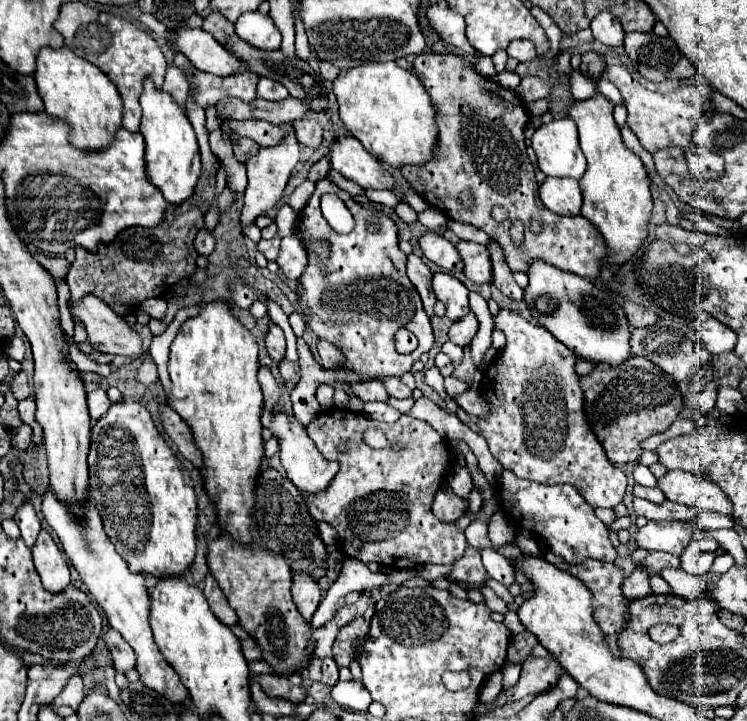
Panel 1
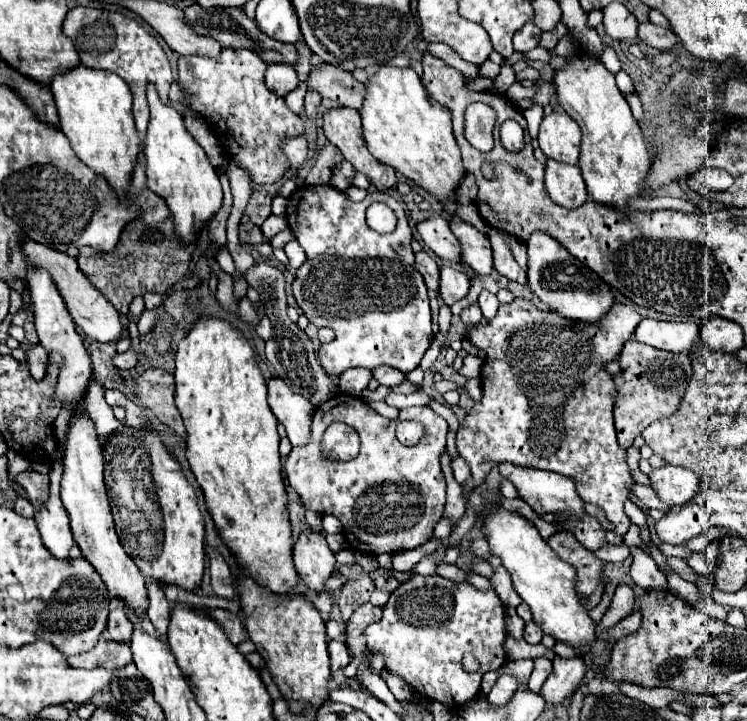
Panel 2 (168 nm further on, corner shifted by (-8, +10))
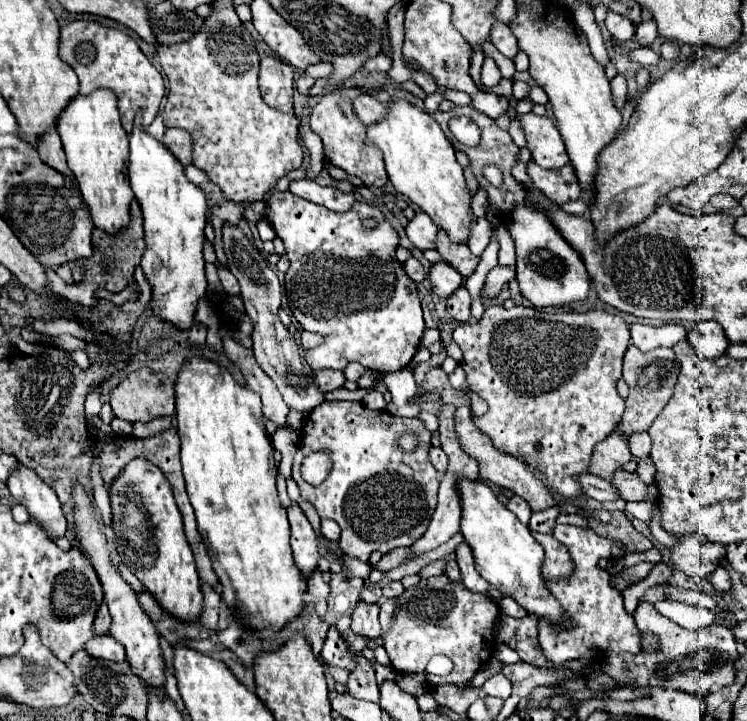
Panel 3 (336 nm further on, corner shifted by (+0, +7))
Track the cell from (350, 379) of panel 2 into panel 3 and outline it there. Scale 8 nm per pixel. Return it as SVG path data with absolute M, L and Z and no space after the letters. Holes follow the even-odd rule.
M322 370L322 372L314 372L314 376L316 376L316 384L318 384L324 392L332 392L332 390L344 388L344 384L346 384L344 372L338 372L338 370Z

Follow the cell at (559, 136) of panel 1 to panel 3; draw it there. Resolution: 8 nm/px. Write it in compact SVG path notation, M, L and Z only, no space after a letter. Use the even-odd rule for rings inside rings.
M530 112L522 118L522 128L524 128L526 140L528 140L528 150L532 152L532 160L538 166L542 166L542 168L562 168L564 164L570 162L566 146L562 142L562 136L560 136L556 124L548 116L536 116L536 114Z

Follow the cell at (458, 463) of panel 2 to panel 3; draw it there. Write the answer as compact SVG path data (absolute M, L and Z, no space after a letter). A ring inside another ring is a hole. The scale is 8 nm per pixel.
M430 448L430 462L434 464L434 468L444 474L446 468L448 468L448 456L444 454L442 448Z

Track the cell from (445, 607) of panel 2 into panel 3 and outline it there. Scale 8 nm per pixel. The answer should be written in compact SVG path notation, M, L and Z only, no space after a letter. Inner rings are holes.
M442 574L420 580L416 586L404 590L396 598L396 616L392 620L392 628L380 634L380 638L394 670L400 674L422 674L432 656L448 656L454 662L452 672L448 676L426 674L426 682L432 688L456 684L464 690L474 674L494 654L494 624L498 616L500 608L492 598L470 592L464 588L464 584L452 582L446 574Z

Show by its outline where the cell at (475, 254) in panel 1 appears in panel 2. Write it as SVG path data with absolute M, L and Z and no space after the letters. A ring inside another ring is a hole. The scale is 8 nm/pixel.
M452 217L450 229L462 245L462 259L478 273L488 275L492 267L492 245L486 235L478 233L470 223L462 221L460 217Z

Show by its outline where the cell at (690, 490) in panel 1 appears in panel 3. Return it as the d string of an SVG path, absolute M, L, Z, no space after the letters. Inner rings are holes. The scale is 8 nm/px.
M618 470L612 478L612 484L618 488L620 498L624 500L644 500L648 494L648 484L638 478L638 474L630 474L624 470Z

